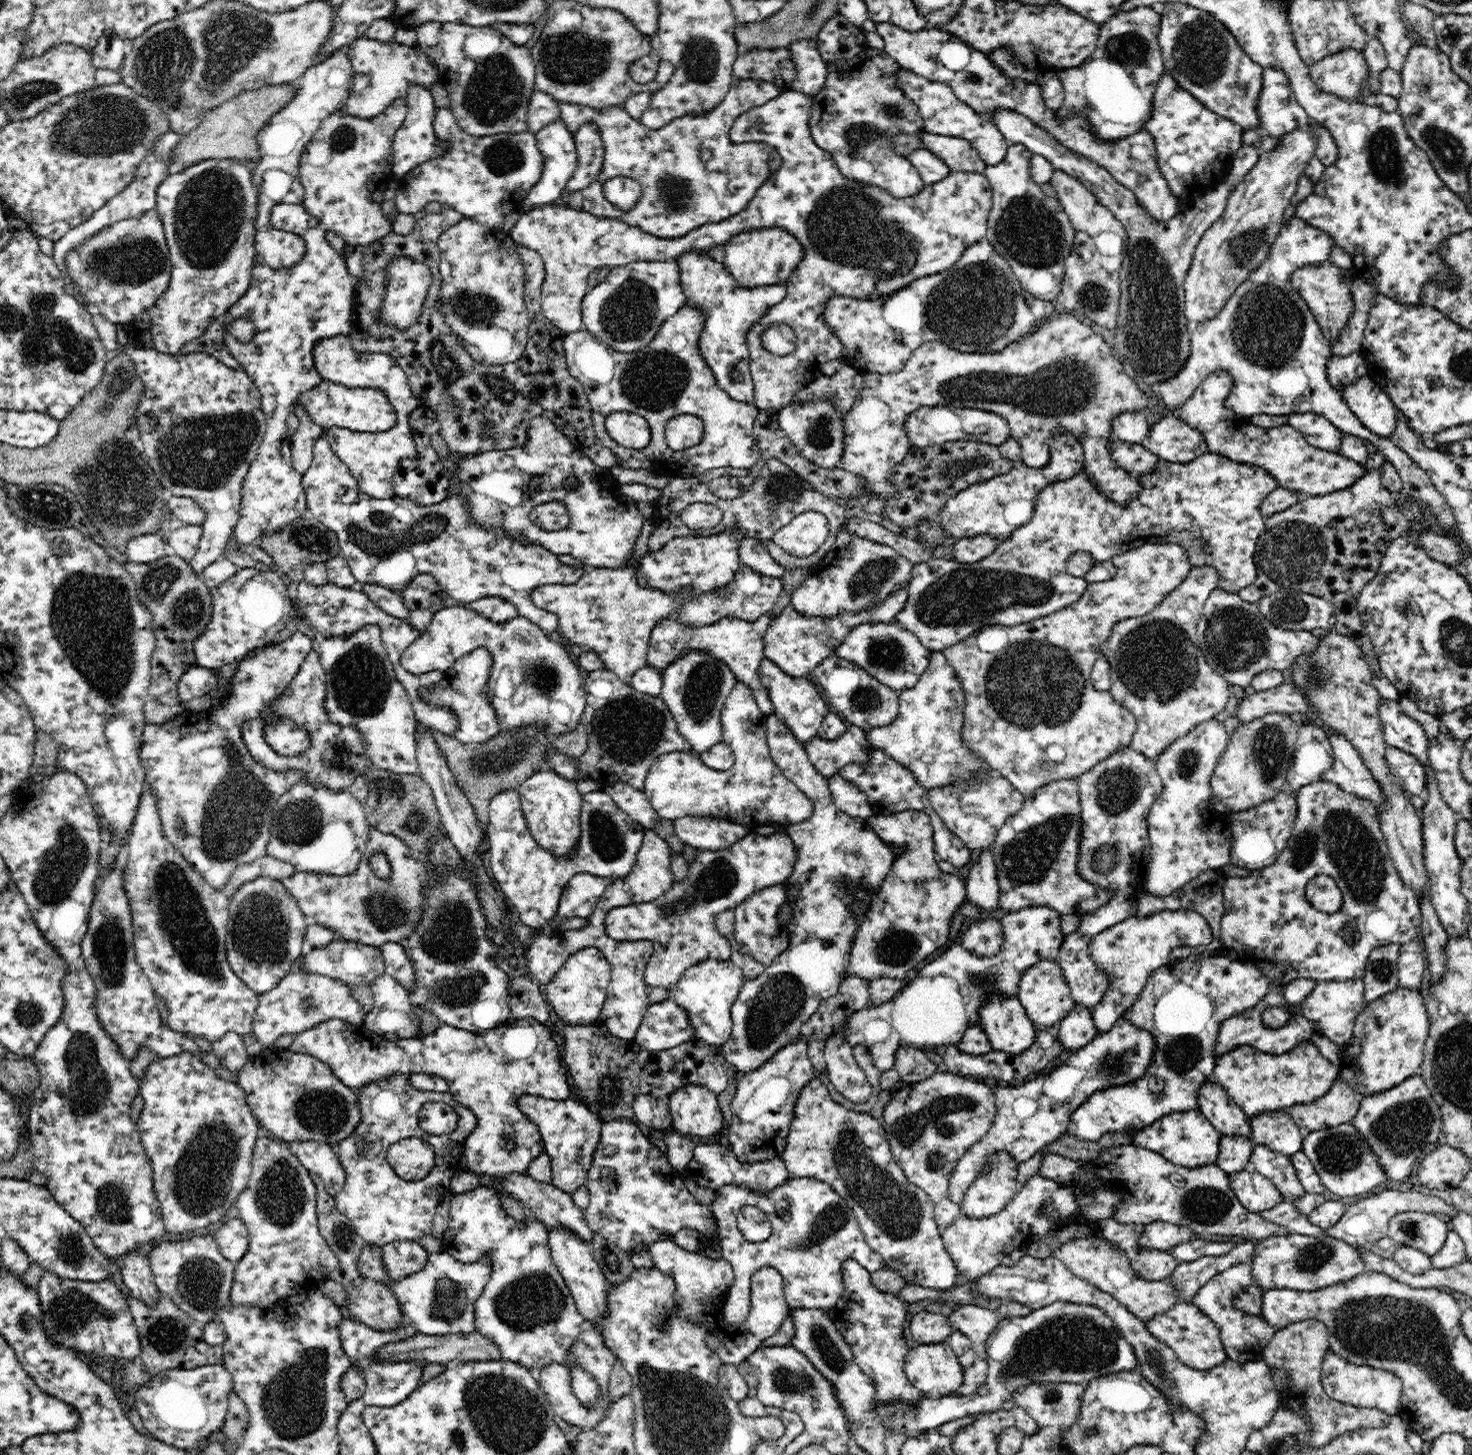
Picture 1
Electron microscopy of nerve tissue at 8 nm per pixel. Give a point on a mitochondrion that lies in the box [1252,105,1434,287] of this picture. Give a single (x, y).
(1384, 157)

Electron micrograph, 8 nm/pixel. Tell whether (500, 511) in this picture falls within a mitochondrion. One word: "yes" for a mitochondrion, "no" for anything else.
yes

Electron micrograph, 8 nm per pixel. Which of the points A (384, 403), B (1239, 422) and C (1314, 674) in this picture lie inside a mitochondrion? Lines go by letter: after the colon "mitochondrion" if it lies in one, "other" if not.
A: other
B: other
C: mitochondrion

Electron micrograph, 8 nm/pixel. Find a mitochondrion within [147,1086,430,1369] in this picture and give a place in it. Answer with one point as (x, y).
(202, 1178)

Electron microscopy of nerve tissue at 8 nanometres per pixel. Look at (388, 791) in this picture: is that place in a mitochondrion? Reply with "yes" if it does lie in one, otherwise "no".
yes

